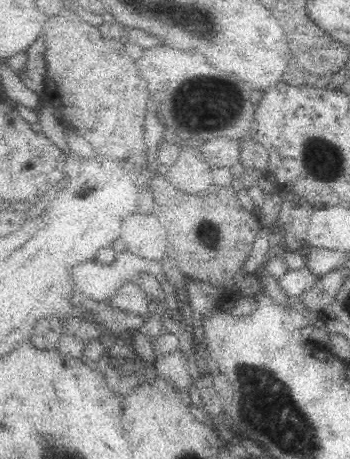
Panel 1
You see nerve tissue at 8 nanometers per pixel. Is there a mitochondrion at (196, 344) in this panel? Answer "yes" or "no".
no

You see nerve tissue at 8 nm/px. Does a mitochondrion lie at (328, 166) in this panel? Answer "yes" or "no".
yes

